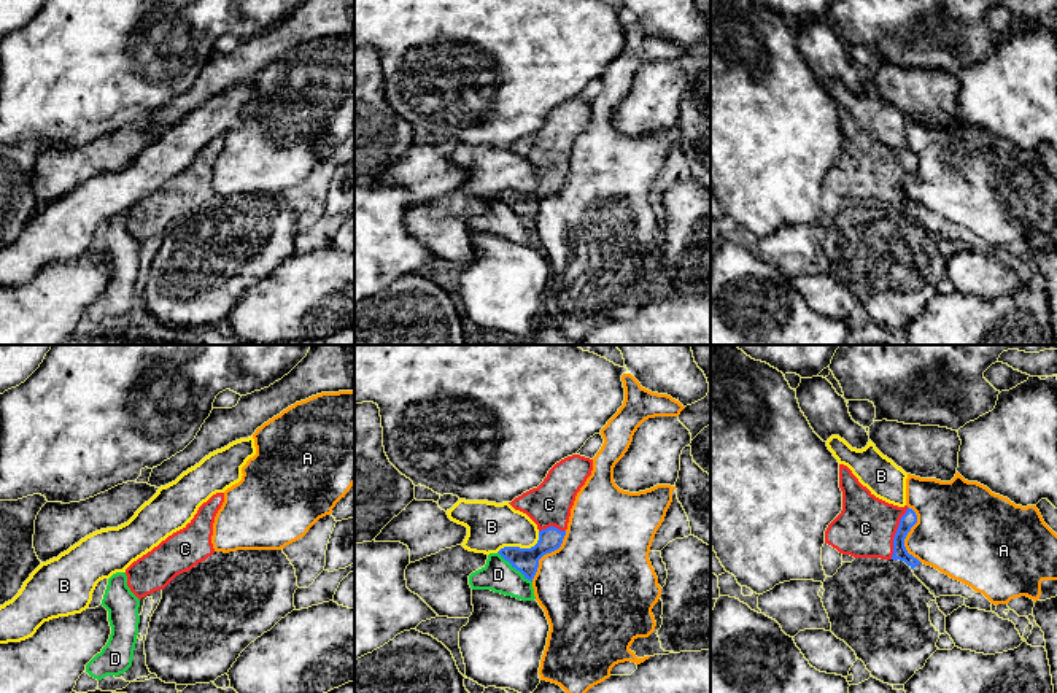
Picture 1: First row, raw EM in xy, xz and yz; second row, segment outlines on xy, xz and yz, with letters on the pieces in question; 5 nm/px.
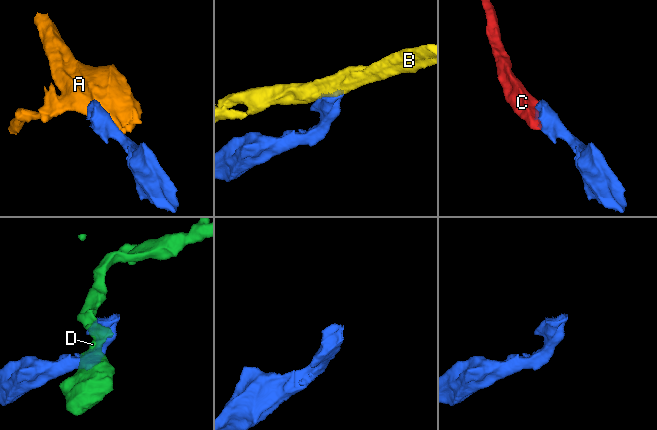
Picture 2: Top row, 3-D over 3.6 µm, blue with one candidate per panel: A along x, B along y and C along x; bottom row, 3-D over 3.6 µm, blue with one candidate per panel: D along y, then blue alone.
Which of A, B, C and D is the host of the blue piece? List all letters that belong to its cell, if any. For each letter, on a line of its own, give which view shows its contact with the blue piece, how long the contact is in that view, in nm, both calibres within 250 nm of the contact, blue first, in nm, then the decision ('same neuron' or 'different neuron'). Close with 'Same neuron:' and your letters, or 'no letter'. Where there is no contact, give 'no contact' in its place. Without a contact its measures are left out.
A: yz | 300 nm | 80/420 nm | different neuron
B: xz | 240 nm | 130/240 nm | different neuron
C: yz | 280 nm | 80/300 nm | same neuron
D: xz | 240 nm | 130/160 nm | different neuron
Same neuron: C

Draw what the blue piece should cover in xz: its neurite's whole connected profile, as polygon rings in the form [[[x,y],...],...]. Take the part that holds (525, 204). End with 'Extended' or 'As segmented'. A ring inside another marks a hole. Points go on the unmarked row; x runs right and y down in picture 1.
[[[580,99],[567,100],[548,114],[537,132],[509,146],[515,154],[526,157],[539,173],[539,184],[534,191],[504,191],[498,196],[525,223],[532,226],[539,203],[561,191],[575,140],[591,114],[593,103]]]. Extended

